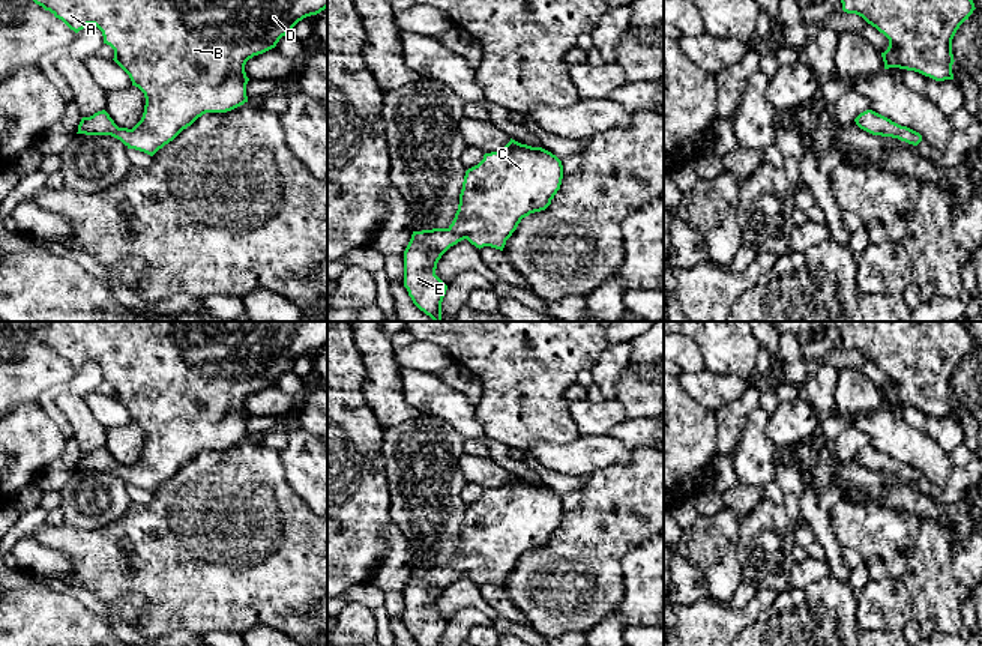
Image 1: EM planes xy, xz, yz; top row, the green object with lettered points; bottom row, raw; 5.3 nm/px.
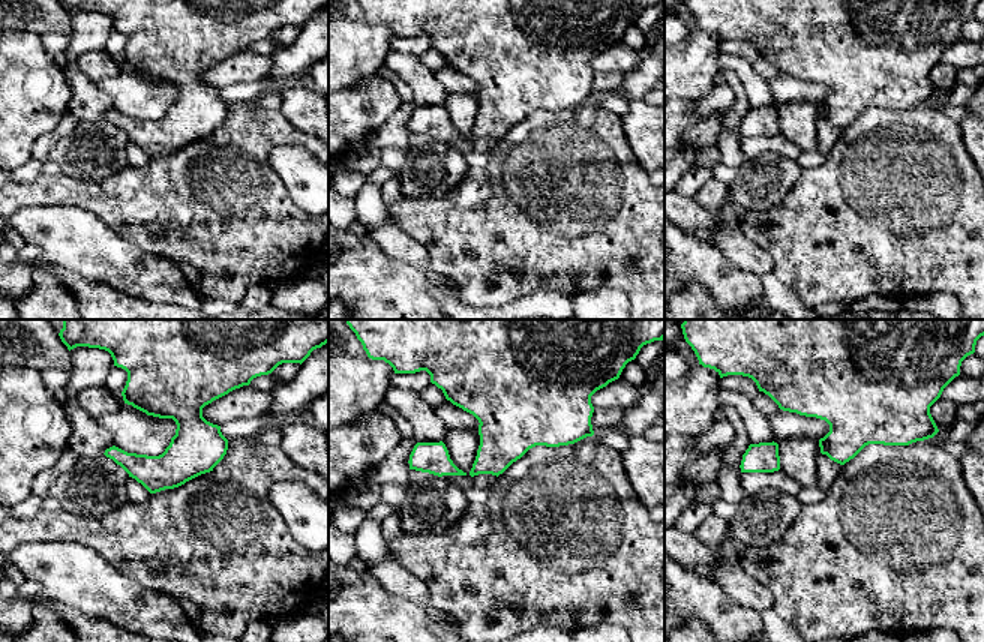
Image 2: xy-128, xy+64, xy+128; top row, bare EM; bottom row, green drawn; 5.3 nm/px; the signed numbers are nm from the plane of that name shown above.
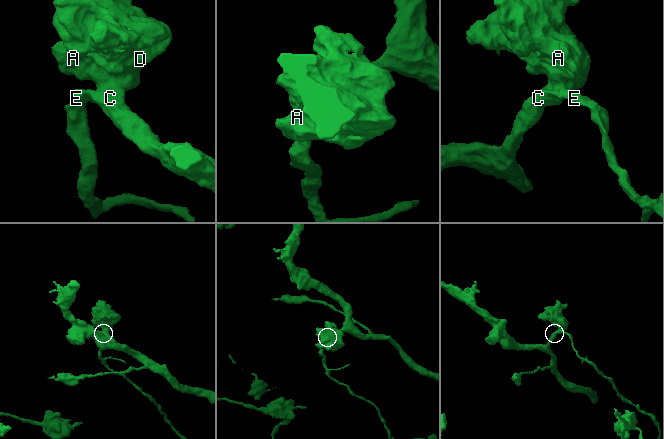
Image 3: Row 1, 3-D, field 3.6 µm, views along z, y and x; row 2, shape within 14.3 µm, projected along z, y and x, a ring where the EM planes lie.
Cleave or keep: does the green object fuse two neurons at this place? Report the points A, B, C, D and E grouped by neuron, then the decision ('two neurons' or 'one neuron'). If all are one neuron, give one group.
groups A B C D E; one neuron

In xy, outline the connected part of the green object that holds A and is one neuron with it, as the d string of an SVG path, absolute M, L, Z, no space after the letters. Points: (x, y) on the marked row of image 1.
M33 0L78 33L87 24L95 24L104 36L104 44L114 50L114 62L129 75L132 86L146 98L141 120L132 128L119 128L102 110L83 117L77 134L111 135L128 149L153 156L173 141L183 129L206 113L227 113L245 102L249 78L245 65L254 56L276 47L279 39L306 17L327 8L327 0Z

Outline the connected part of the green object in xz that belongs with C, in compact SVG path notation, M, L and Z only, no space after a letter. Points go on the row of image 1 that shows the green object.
M511 141L500 150L485 153L483 159L464 176L459 204L447 228L413 231L404 251L404 287L413 303L434 321L441 321L441 302L447 285L435 275L441 255L467 239L476 248L491 246L503 251L506 240L523 218L545 210L563 179L562 161L542 147Z

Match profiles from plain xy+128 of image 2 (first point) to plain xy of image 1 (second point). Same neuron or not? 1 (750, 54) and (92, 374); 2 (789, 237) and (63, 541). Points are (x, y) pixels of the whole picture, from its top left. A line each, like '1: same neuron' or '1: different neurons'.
1: same neuron
2: same neuron

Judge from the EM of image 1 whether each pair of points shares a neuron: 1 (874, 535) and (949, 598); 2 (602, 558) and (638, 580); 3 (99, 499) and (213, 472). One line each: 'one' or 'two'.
1: one
2: two
3: two

